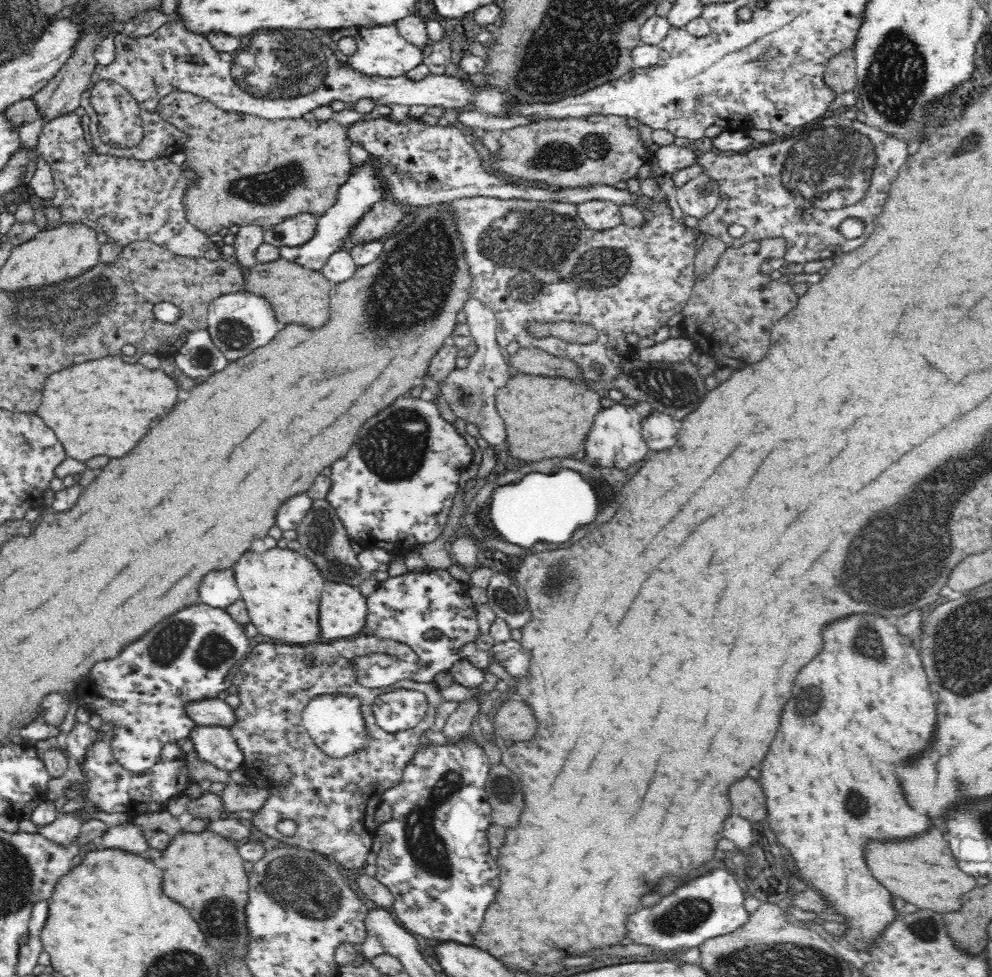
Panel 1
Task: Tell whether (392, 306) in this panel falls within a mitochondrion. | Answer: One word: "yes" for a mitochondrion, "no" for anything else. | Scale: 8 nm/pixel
yes

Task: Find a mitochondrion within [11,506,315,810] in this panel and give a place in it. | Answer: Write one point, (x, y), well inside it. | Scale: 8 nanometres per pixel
(177, 638)

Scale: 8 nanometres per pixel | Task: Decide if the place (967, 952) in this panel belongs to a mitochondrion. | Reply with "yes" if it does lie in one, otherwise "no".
no

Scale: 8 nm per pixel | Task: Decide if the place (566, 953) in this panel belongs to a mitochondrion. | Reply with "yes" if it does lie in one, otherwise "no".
no

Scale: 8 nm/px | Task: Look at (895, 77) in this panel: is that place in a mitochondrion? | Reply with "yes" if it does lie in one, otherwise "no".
yes

